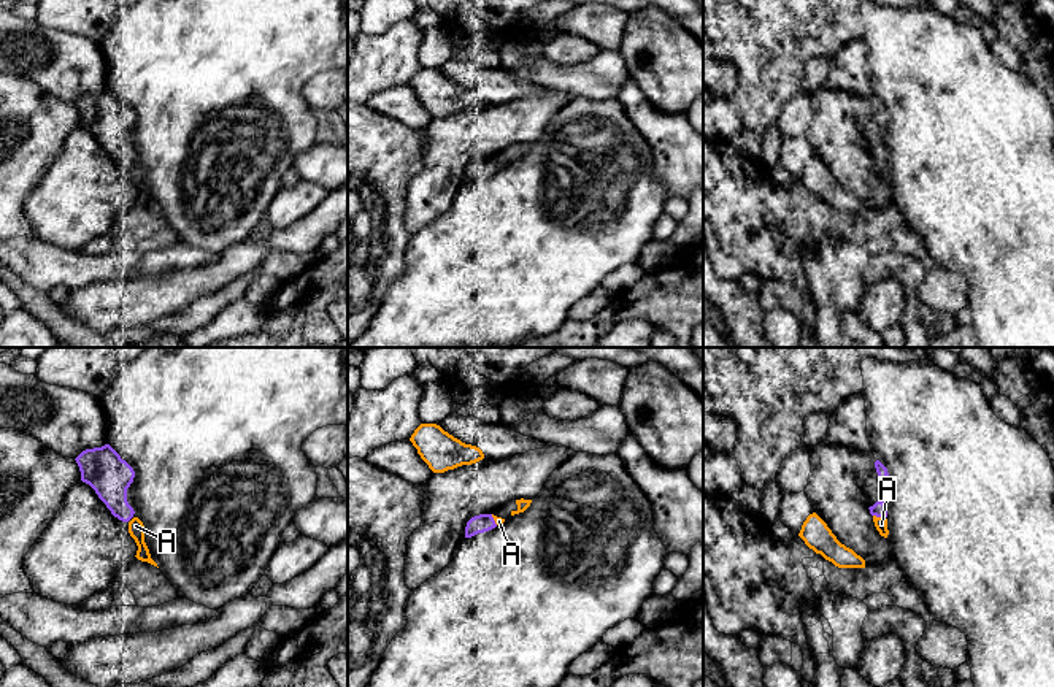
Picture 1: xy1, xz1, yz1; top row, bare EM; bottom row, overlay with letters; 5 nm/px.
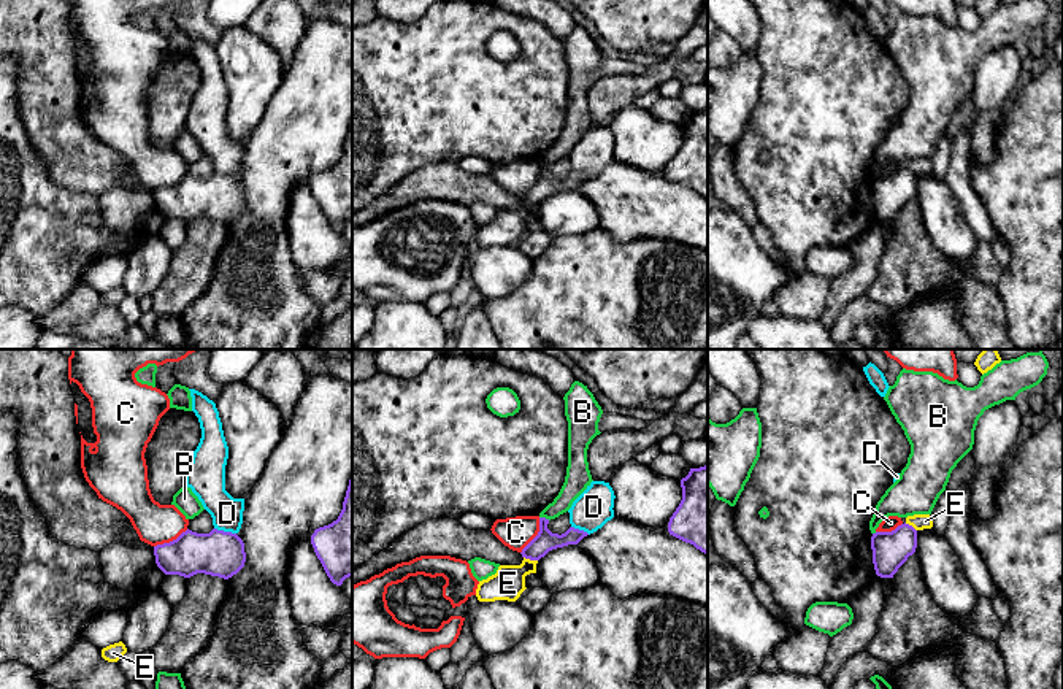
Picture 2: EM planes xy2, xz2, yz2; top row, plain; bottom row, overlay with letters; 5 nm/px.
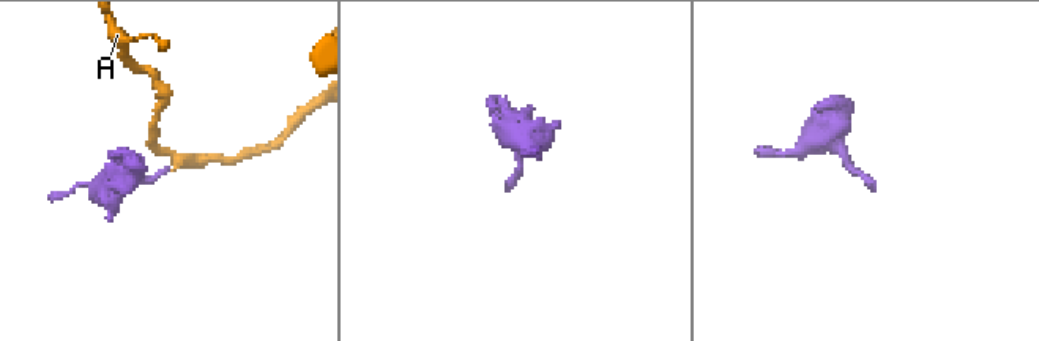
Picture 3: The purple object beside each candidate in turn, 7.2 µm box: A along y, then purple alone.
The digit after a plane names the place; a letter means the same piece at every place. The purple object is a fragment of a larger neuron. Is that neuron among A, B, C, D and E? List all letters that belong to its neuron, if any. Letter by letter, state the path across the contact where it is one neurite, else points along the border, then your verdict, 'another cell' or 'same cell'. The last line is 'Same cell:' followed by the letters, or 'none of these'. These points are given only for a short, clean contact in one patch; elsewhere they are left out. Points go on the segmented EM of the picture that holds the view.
A: same cell
B: border along xz2 (540, 516), (549, 519); another cell
C: border along xz2 (540, 518), (538, 534), (521, 553); another cell
D: border along xy2 (214, 527), (235, 534); another cell
E: border along xz2 (524, 556), (537, 561); another cell
Same cell: A

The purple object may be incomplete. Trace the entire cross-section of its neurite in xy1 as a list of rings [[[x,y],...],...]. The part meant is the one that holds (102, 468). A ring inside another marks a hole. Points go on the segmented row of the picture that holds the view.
[[[110,446],[86,449],[76,459],[81,481],[89,484],[114,517],[129,522],[135,511],[127,501],[133,468]]]

